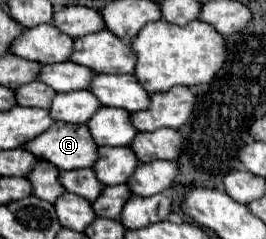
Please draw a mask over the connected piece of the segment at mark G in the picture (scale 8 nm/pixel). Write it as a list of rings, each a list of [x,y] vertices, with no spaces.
[[[55,121],[47,133],[35,137],[29,145],[23,145],[23,149],[29,149],[35,157],[57,165],[61,171],[93,167],[99,157],[99,145],[95,145],[87,125],[61,121]]]

